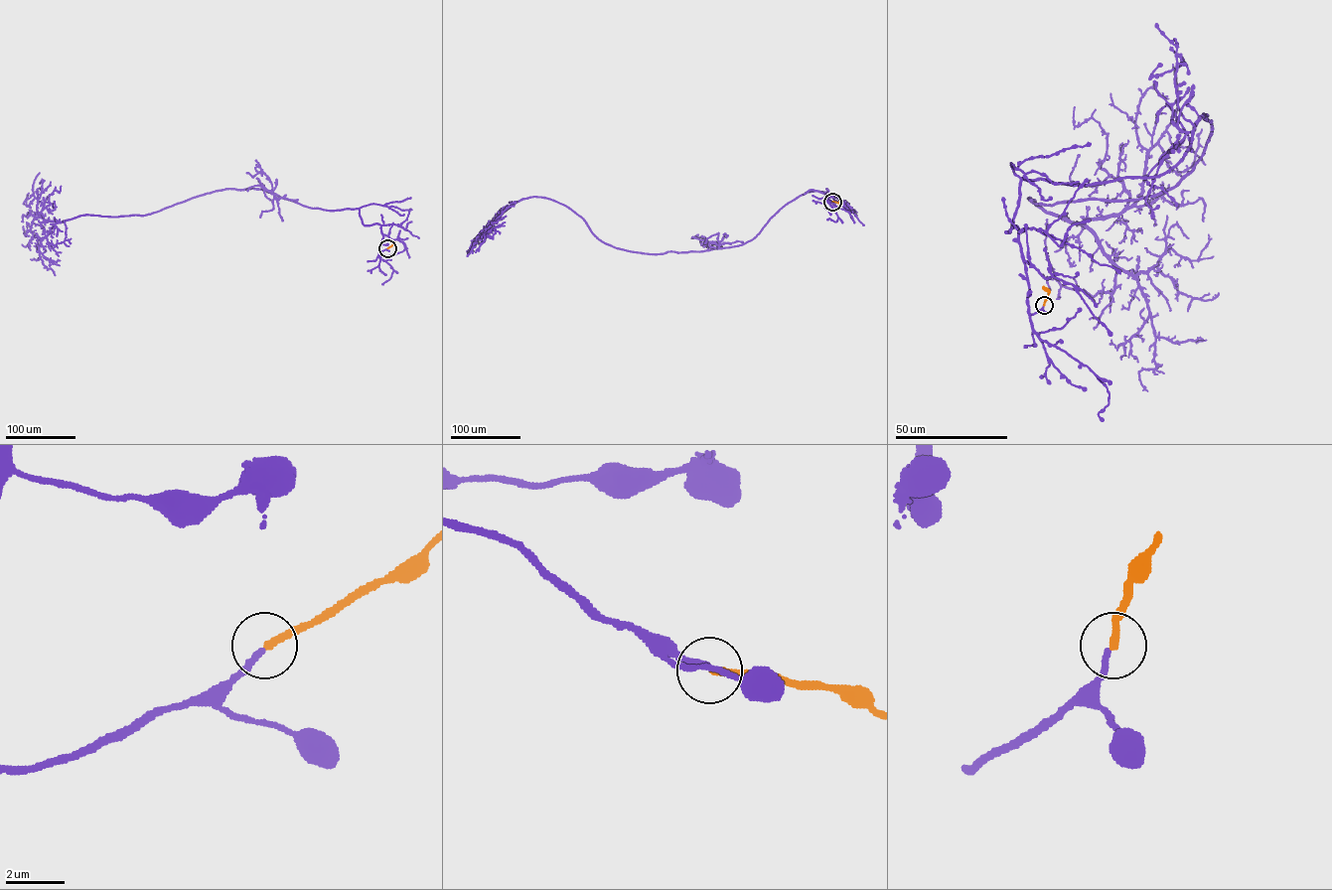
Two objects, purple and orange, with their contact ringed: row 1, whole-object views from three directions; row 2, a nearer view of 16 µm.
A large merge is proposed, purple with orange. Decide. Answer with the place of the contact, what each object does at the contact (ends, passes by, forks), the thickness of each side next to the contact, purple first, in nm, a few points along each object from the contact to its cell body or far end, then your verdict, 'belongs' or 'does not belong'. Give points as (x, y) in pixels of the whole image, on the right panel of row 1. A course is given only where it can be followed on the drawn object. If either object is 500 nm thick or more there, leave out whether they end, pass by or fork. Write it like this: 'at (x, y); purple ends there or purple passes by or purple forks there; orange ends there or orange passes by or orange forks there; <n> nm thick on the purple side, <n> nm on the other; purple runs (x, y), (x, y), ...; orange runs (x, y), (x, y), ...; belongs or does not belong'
at (1044, 305); purple ends there; orange ends there; 200 nm thick on the purple side, 240 nm on the other; purple runs (1044, 305), (1022, 178), (1162, 175), (1206, 115), (1174, 188), (1028, 199), (1106, 219), (1202, 129); orange runs (1044, 305), (1048, 292), (1043, 286); belongs

